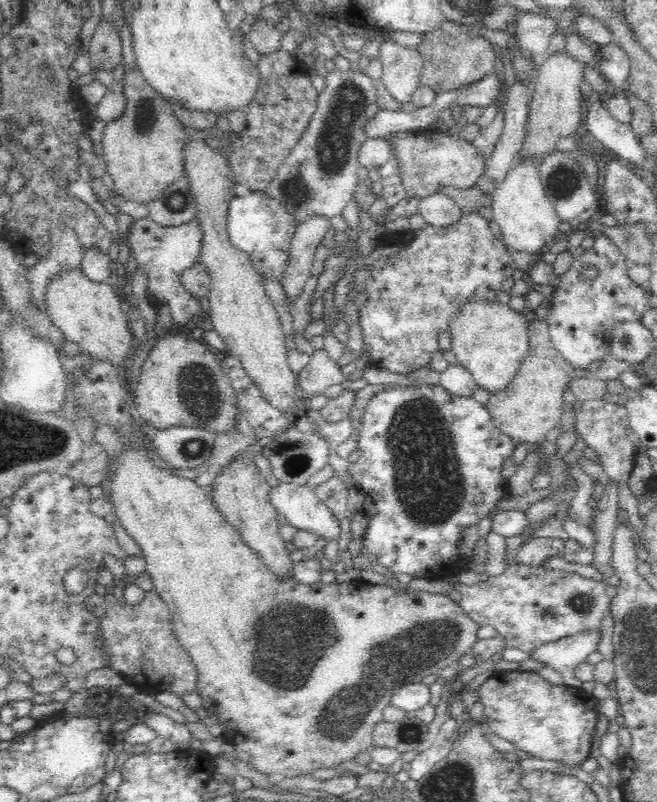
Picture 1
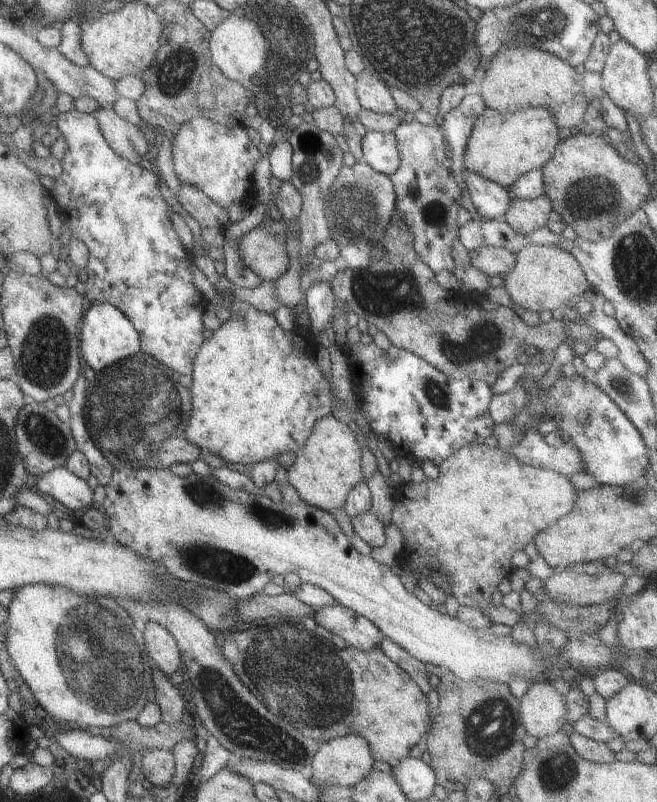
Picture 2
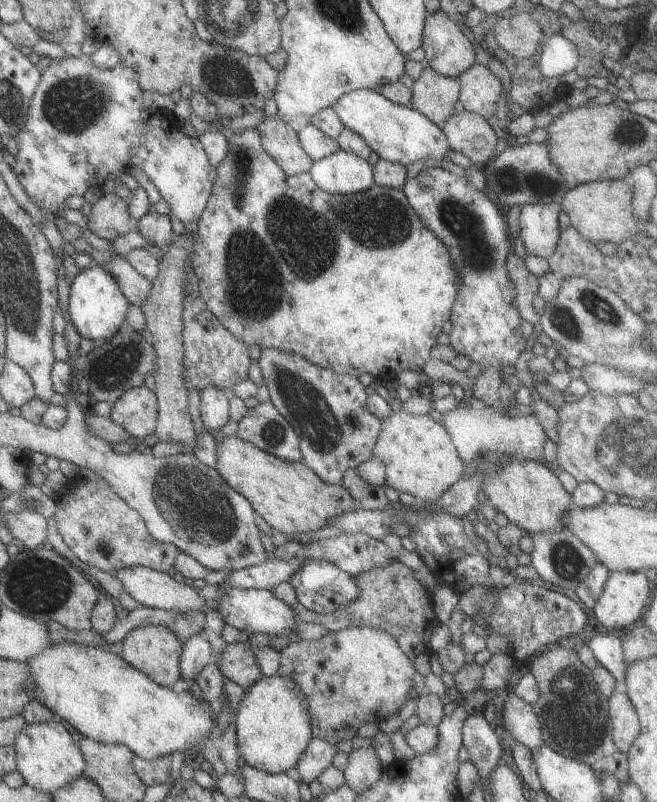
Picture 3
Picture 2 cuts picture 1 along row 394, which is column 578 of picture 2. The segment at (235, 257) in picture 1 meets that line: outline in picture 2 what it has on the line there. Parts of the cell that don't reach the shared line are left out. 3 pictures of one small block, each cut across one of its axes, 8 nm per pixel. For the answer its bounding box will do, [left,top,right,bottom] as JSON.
[503,245,590,313]

